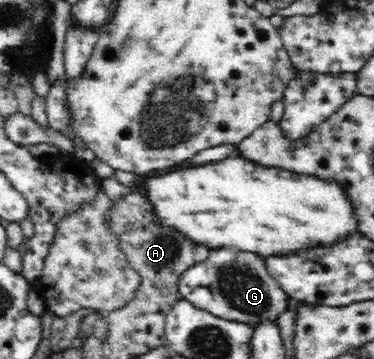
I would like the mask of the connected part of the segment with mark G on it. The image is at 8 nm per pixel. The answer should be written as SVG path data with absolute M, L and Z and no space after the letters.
M230 249L210 251L209 256L202 263L196 263L182 275L178 285L184 299L191 301L198 309L206 310L221 318L246 322L252 327L259 318L278 318L280 313L286 310L287 302L290 300L278 287L276 280L266 273L264 262L256 253L234 253Z

